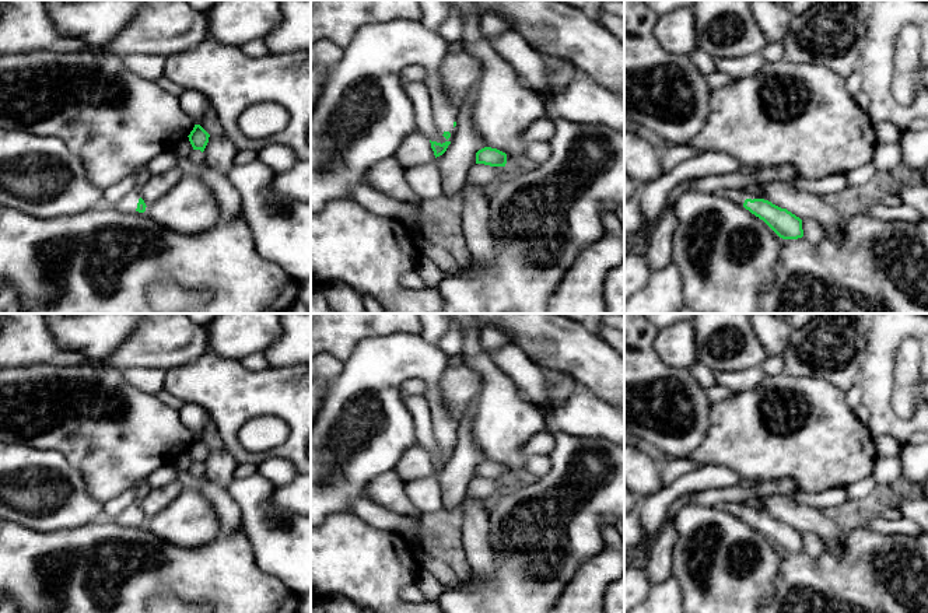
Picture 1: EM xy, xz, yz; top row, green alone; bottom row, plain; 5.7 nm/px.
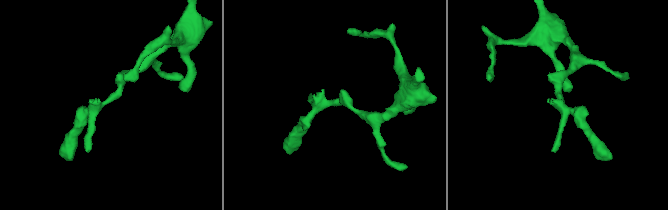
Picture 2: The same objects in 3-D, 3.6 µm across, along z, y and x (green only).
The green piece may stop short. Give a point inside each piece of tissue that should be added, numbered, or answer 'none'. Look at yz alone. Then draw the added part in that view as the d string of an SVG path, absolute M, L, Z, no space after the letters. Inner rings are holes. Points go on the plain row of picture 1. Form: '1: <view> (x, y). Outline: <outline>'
1: yz (738, 510). Outline: M726 502L726 504L721 504L718 505L721 508L724 508L725 511L728 511L729 514L732 514L733 516L738 516L740 519L743 519L746 512L763 512L761 508L754 507L749 502Z

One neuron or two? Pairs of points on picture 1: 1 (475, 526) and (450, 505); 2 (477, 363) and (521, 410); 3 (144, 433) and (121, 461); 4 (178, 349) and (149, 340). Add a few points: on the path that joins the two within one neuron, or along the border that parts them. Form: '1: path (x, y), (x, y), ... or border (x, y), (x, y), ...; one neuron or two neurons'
1: border (466, 494), (458, 508); two neurons
2: path (489, 374), (510, 399); one neuron
3: path (137, 440), (123, 454); one neuron
4: path (171, 342), (156, 340); one neuron

